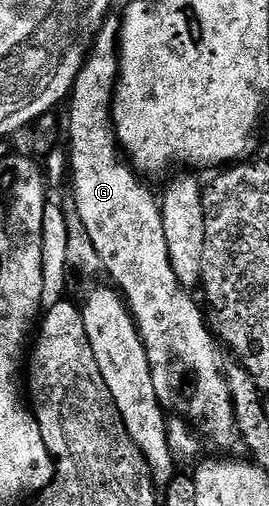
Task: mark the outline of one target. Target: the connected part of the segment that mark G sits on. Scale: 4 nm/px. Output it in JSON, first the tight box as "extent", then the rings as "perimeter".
{"extent":[68,20,243,450],"perimeter":[[[107,20],[102,23],[102,29],[99,30],[97,38],[94,40],[92,49],[87,53],[86,61],[83,62],[80,72],[74,81],[74,87],[70,90],[68,99],[68,107],[70,106],[70,170],[74,173],[74,206],[73,213],[80,216],[80,220],[84,224],[84,228],[88,232],[88,240],[92,240],[92,248],[96,248],[96,256],[102,261],[102,270],[110,273],[109,281],[120,291],[125,303],[130,307],[130,313],[134,316],[134,323],[138,325],[138,332],[142,336],[142,343],[146,345],[148,352],[148,364],[152,368],[152,380],[156,384],[156,396],[162,401],[163,407],[170,408],[174,402],[174,354],[178,357],[178,362],[182,366],[190,369],[190,374],[195,378],[194,391],[190,394],[190,399],[186,402],[185,413],[188,415],[189,421],[194,424],[202,422],[202,430],[200,426],[200,434],[207,443],[211,442],[214,446],[219,446],[222,450],[239,450],[243,449],[242,437],[238,435],[238,425],[234,419],[234,409],[232,408],[232,396],[228,392],[228,384],[224,373],[223,363],[218,363],[218,346],[215,335],[212,333],[211,327],[208,325],[207,319],[204,317],[204,310],[201,305],[190,299],[191,291],[180,285],[176,280],[176,272],[172,272],[172,260],[168,260],[168,240],[164,240],[164,224],[162,223],[162,208],[156,194],[153,194],[148,187],[145,186],[143,179],[137,170],[130,165],[129,161],[124,157],[123,151],[120,149],[116,141],[116,131],[112,121],[112,103],[114,101],[114,85],[118,82],[118,35],[120,26],[117,21]]]}

